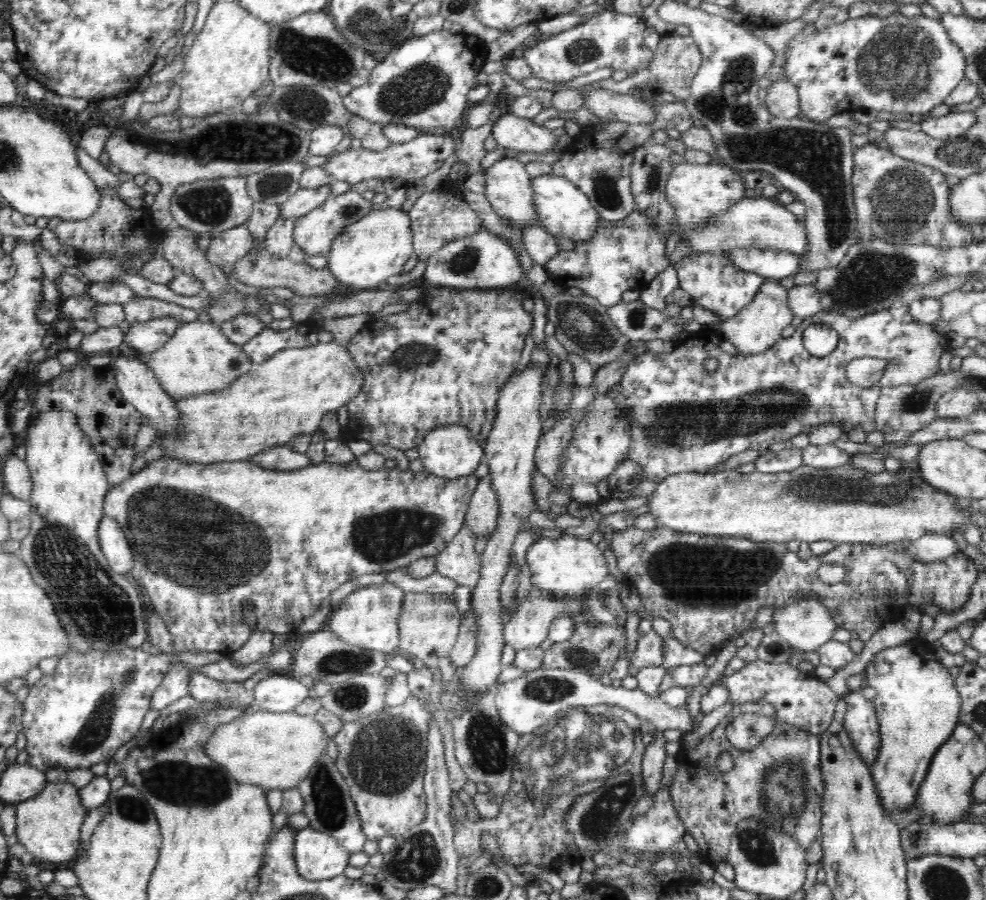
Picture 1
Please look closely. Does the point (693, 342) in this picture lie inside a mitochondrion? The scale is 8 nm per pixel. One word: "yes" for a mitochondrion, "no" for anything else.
no

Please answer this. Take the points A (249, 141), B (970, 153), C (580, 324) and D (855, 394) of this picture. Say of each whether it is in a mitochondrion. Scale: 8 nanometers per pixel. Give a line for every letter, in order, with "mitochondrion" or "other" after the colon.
A: mitochondrion
B: mitochondrion
C: mitochondrion
D: other

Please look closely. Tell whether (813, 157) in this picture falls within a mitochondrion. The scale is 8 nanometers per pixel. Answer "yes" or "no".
yes

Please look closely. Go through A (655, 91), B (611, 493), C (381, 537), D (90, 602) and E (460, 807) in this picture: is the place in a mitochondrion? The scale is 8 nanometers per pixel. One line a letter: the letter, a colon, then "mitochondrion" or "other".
A: other
B: other
C: mitochondrion
D: mitochondrion
E: other

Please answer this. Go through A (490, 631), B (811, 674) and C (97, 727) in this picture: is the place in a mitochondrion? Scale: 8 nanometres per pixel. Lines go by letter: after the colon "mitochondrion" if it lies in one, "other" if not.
A: other
B: other
C: mitochondrion

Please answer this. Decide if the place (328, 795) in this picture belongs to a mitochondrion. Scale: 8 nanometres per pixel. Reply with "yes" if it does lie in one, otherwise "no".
yes

